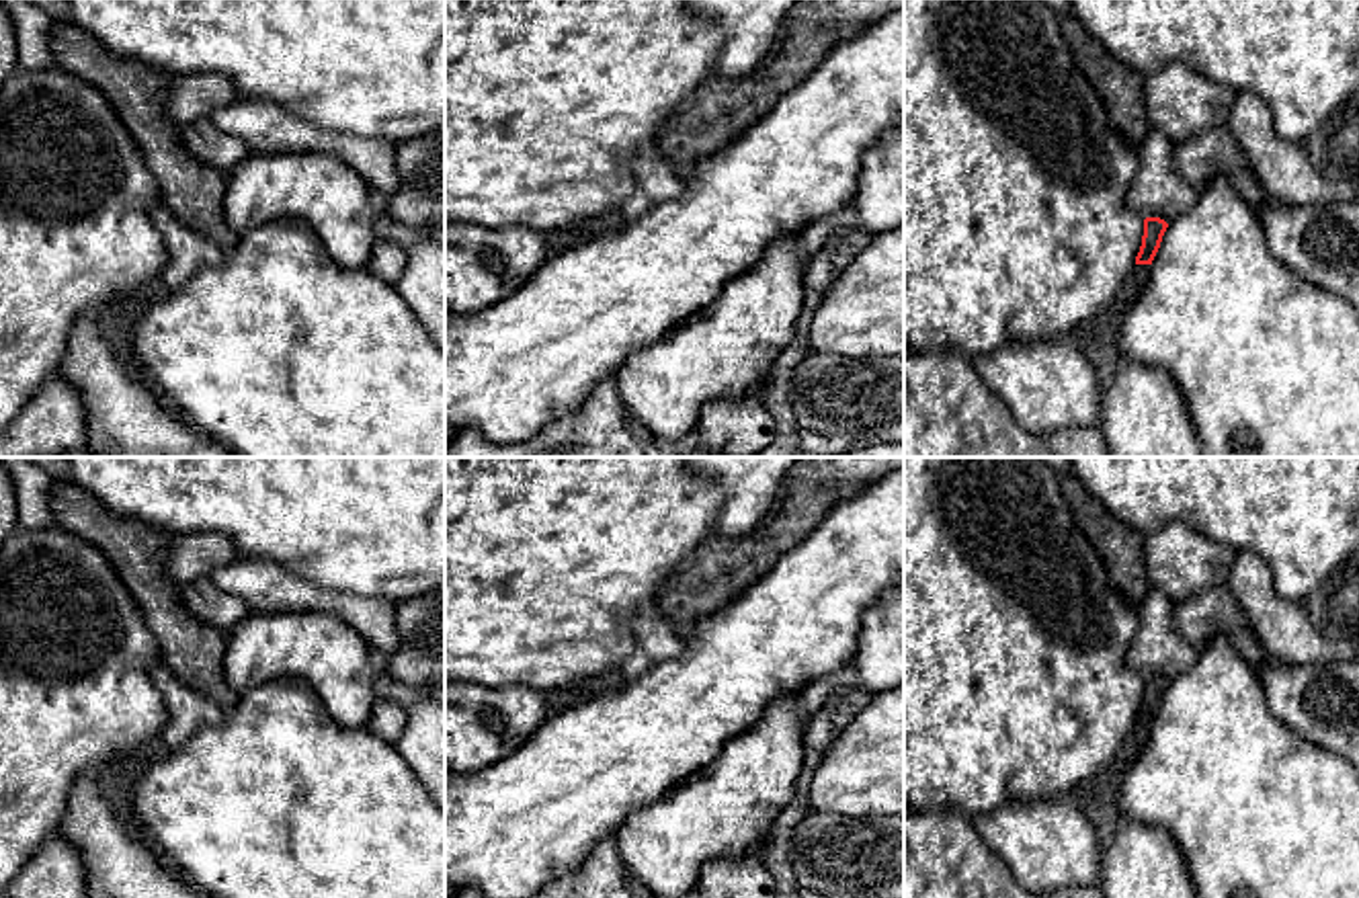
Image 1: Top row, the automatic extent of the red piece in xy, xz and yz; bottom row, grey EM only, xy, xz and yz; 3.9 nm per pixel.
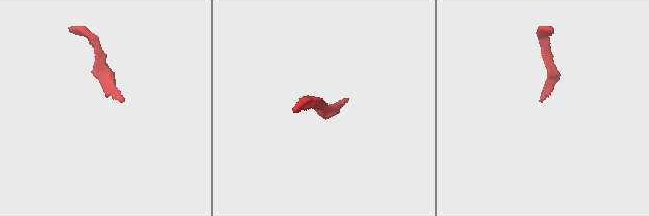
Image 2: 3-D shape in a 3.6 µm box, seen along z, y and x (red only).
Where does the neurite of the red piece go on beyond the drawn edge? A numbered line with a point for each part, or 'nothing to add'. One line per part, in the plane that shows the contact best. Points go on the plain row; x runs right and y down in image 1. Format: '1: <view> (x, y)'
1: yz (1097, 798)

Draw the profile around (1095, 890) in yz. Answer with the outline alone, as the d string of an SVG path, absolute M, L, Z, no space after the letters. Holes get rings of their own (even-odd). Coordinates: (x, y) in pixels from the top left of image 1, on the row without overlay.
M1101 884L1095 886L1066 886L1052 890L1045 898L1105 898Z

